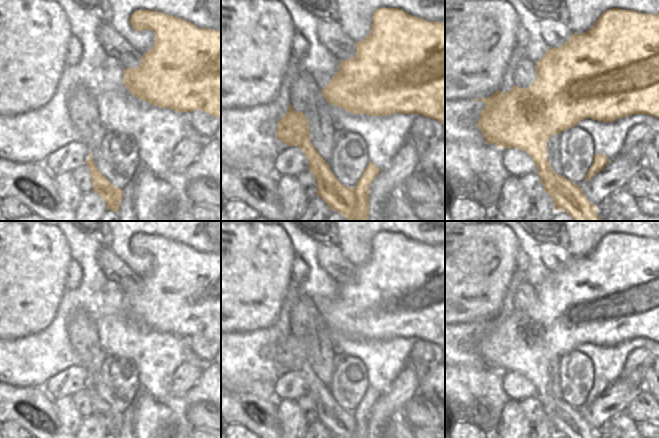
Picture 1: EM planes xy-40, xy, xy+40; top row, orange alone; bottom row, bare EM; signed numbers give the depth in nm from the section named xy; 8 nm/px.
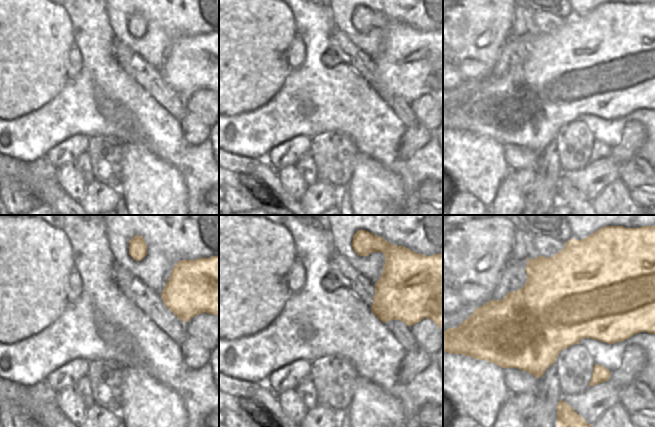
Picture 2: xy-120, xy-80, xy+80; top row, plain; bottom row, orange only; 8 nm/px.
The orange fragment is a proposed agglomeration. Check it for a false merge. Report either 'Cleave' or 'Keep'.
Keep

